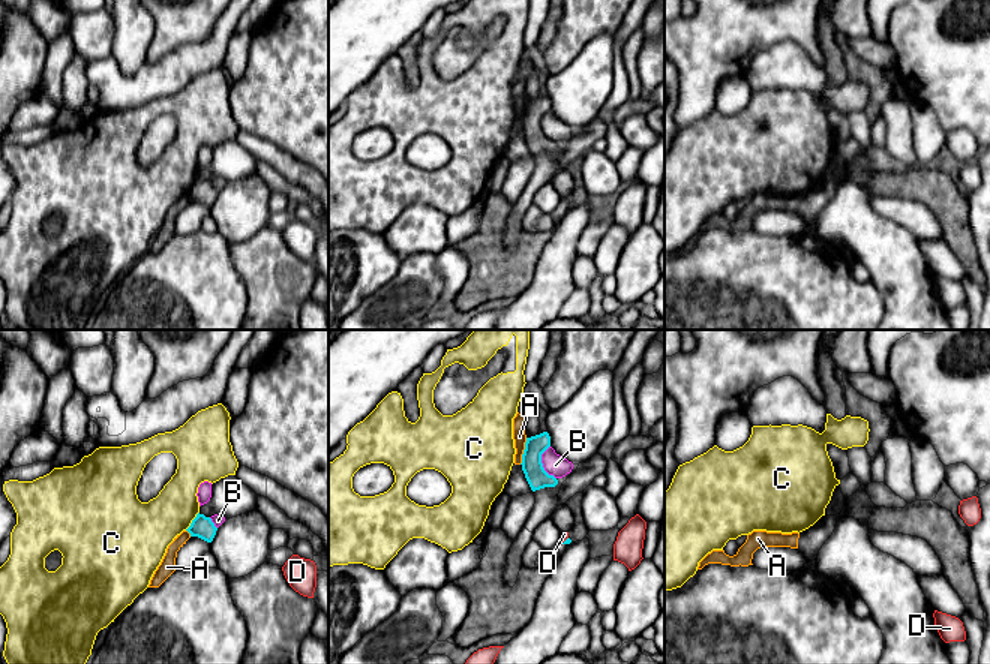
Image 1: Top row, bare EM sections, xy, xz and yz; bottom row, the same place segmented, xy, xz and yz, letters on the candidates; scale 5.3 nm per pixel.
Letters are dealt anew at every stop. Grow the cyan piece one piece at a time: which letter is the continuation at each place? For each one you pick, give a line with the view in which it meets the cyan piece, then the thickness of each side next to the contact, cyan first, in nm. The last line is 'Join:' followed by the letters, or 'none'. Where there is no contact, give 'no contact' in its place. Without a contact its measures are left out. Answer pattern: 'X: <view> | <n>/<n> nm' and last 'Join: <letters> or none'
Join: none

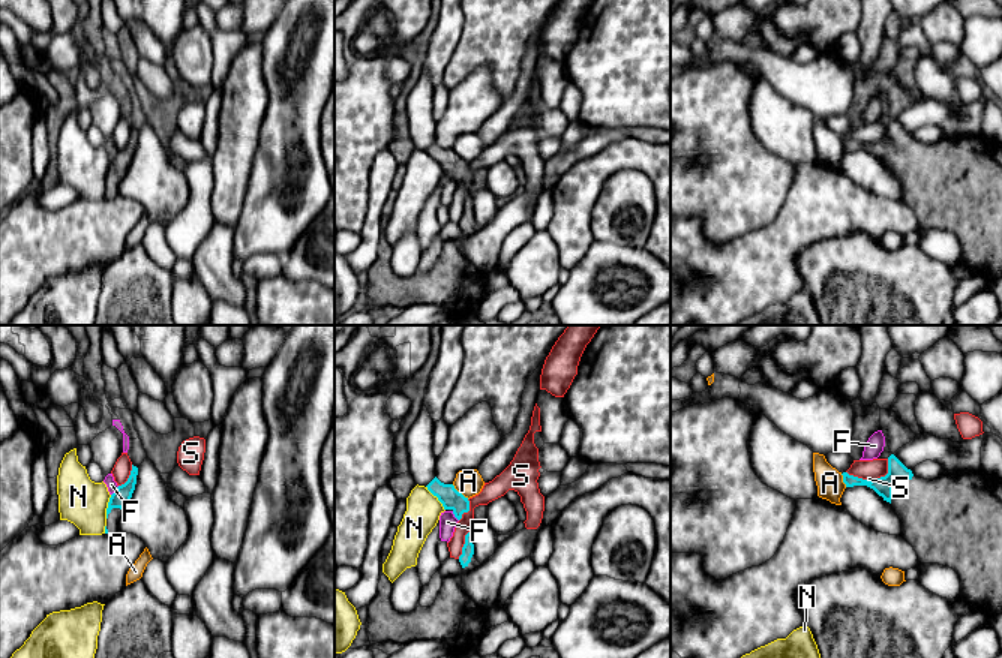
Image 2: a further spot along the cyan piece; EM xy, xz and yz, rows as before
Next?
Join: none

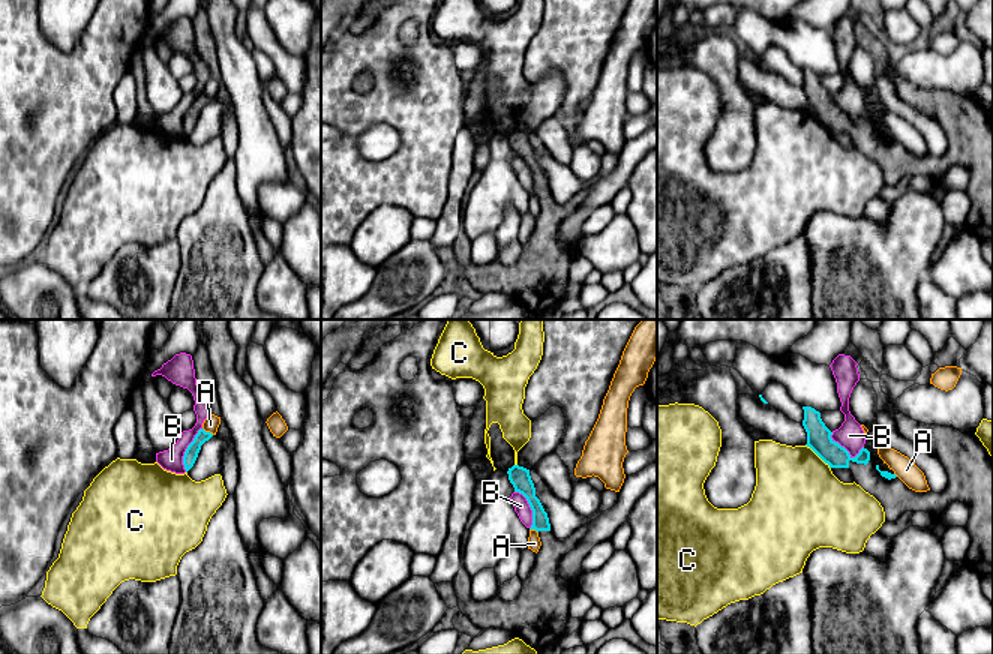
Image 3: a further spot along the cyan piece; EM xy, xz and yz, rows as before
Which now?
Join: none

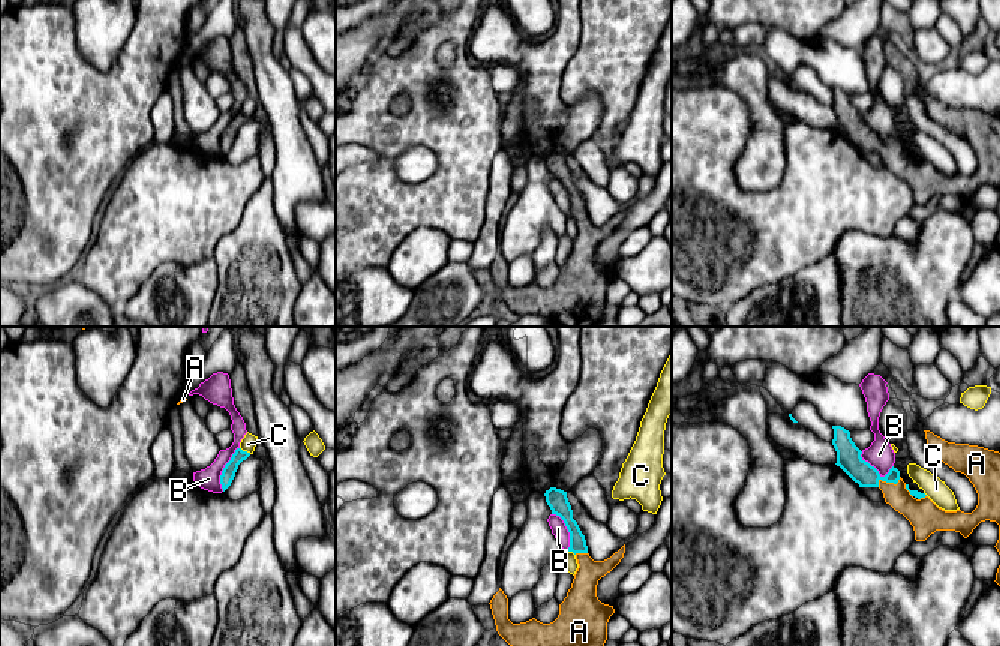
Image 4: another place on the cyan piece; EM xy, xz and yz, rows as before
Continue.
A: yz | 130/160 nm
Join: A

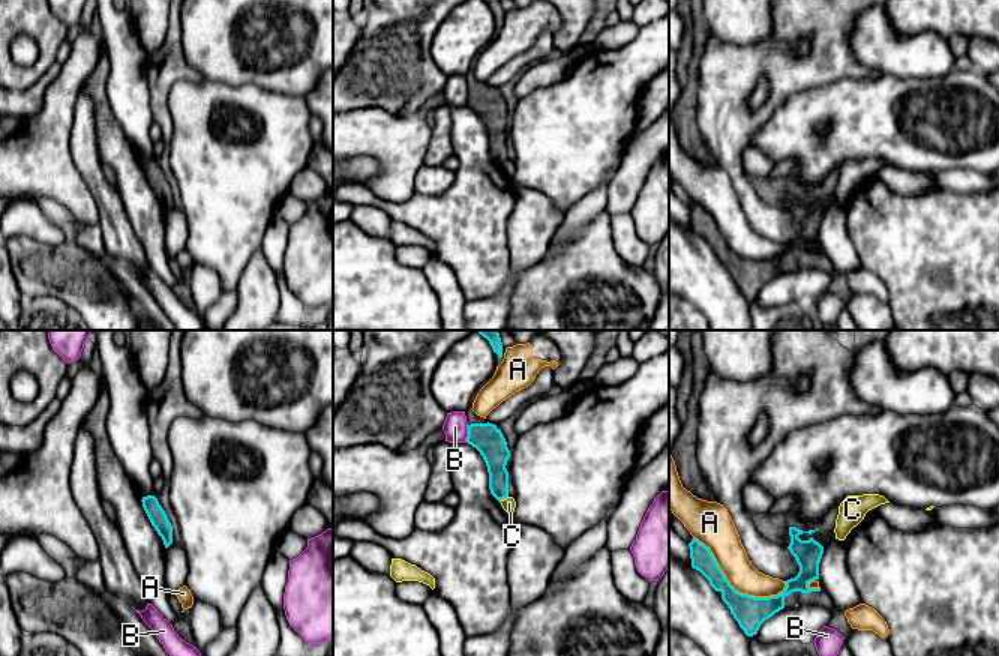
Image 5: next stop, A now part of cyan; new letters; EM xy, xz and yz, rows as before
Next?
Join: none

